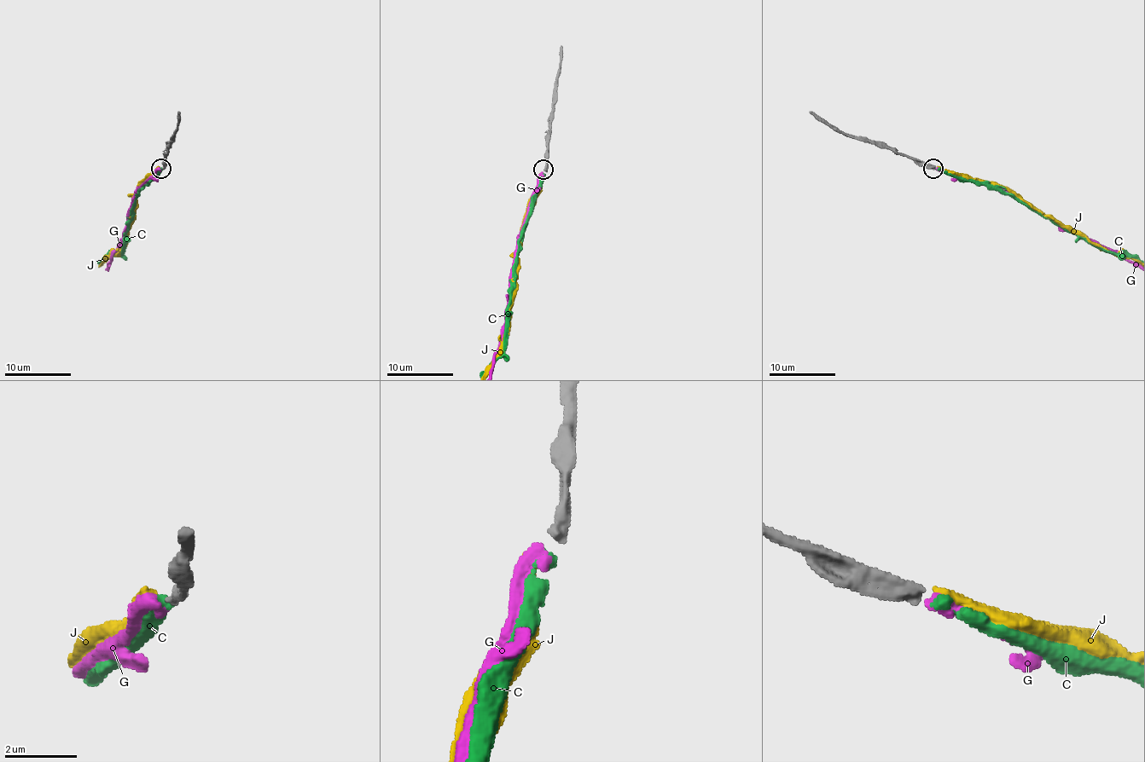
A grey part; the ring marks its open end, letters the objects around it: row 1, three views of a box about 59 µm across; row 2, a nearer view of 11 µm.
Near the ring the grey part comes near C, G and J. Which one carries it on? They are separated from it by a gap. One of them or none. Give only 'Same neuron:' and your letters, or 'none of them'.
Same neuron: C

